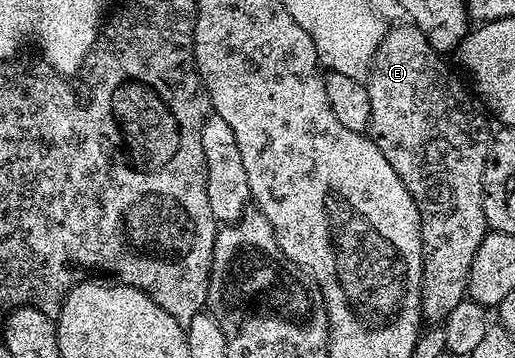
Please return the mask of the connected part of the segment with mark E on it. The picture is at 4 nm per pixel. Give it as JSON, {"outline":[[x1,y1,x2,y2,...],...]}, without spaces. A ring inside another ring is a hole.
{"outline":[[410,22,402,23,396,28,388,27,371,63,371,71,365,77,371,111,369,135,381,154,385,154,389,166,397,170,409,194,413,194,413,202,417,202,423,239,423,319,427,322,442,322,453,306,460,304,467,296,467,279,477,246,481,246,489,231,483,209,483,171,493,132,487,129,484,109,479,109,471,101,472,93,463,89,462,82,443,61,446,59,435,52,433,46,429,46,421,29]]}

